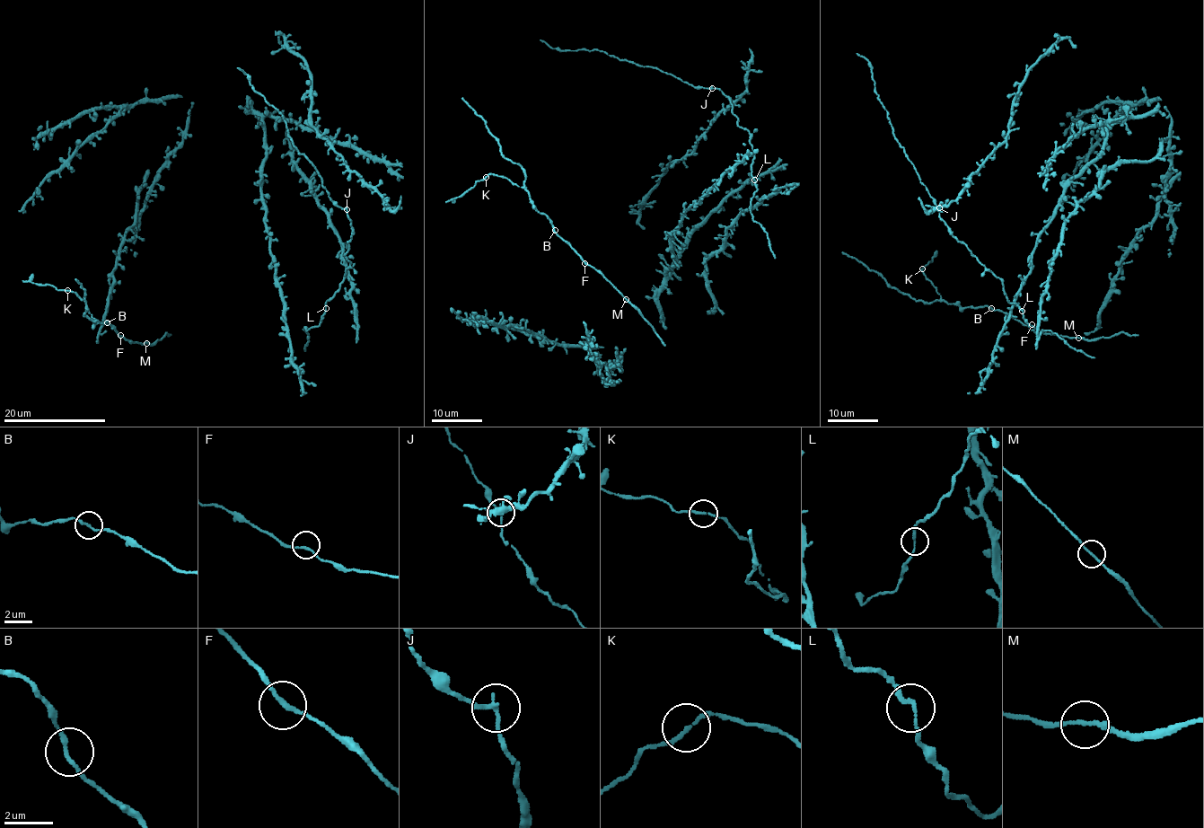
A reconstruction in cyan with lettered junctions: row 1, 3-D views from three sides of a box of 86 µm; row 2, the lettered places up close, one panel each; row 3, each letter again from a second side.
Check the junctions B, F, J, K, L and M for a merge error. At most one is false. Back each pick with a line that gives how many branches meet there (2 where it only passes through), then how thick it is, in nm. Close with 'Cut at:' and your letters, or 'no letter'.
Cut at: no letter

